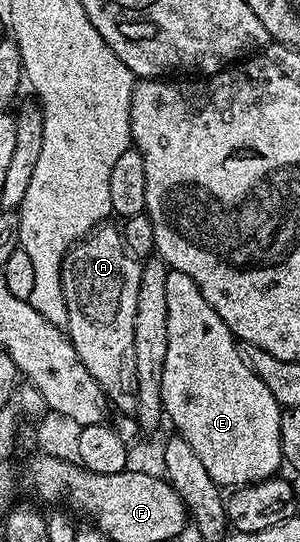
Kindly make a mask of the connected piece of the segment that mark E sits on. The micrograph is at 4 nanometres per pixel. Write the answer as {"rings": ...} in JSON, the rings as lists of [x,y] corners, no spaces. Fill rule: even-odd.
{"rings":[[[174,269],[167,275],[167,363],[163,366],[161,398],[168,424],[170,421],[177,428],[174,429],[176,436],[191,443],[216,485],[254,485],[257,481],[266,481],[278,472],[277,468],[282,468],[281,404],[271,395],[271,387],[251,371],[233,332],[215,315],[215,307],[203,299],[203,291],[195,287],[195,279]]]}

